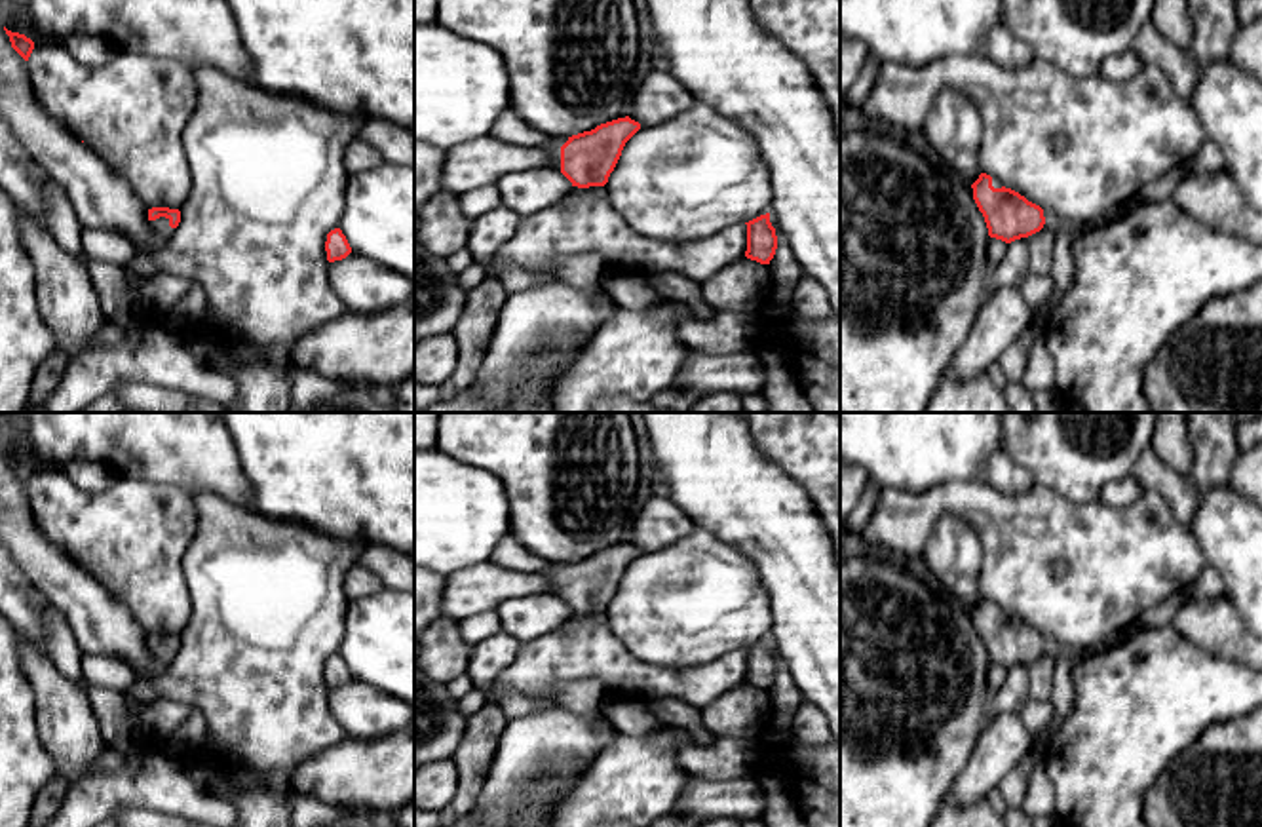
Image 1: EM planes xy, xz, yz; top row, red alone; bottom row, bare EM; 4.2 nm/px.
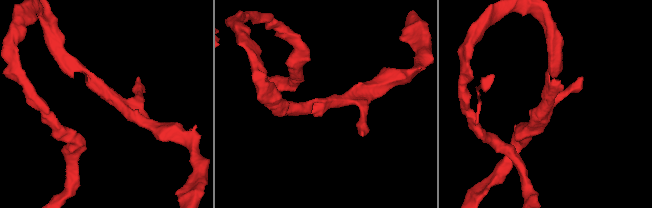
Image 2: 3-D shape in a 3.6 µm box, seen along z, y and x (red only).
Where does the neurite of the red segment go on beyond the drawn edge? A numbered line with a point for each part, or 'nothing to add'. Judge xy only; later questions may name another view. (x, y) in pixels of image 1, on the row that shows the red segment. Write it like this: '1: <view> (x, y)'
1: xy (160, 227)

